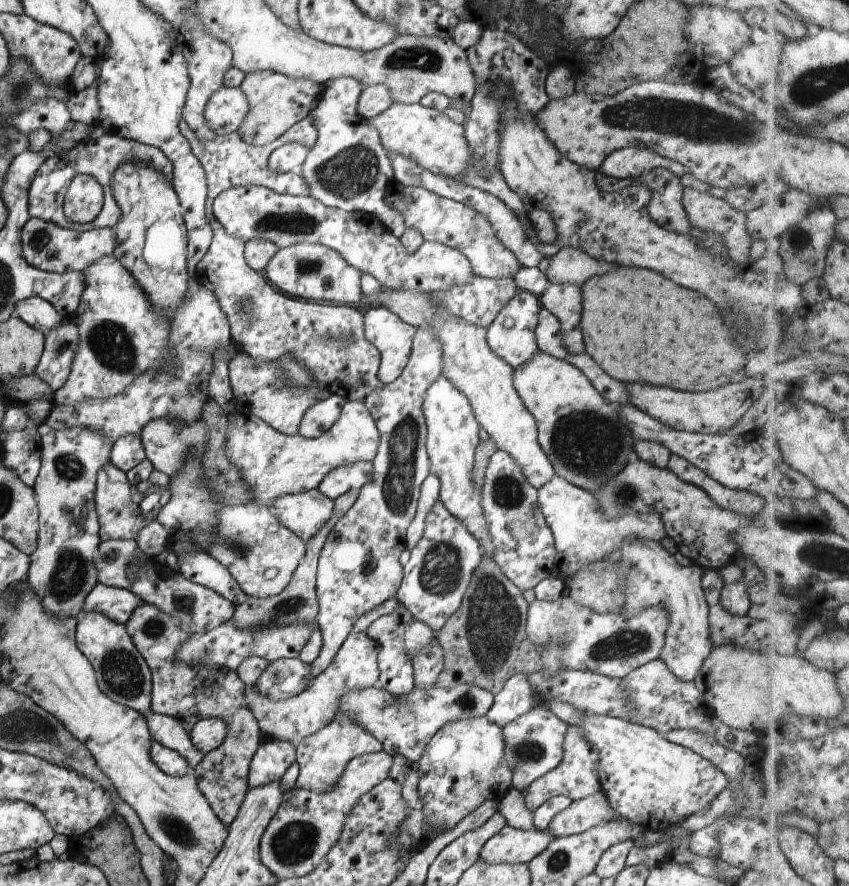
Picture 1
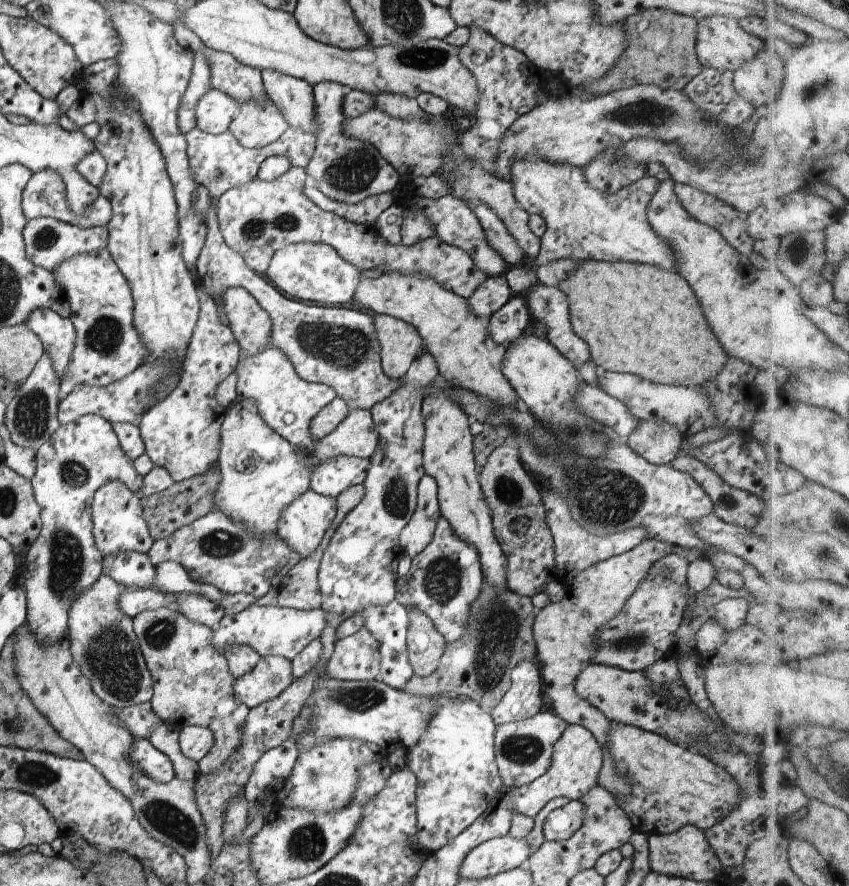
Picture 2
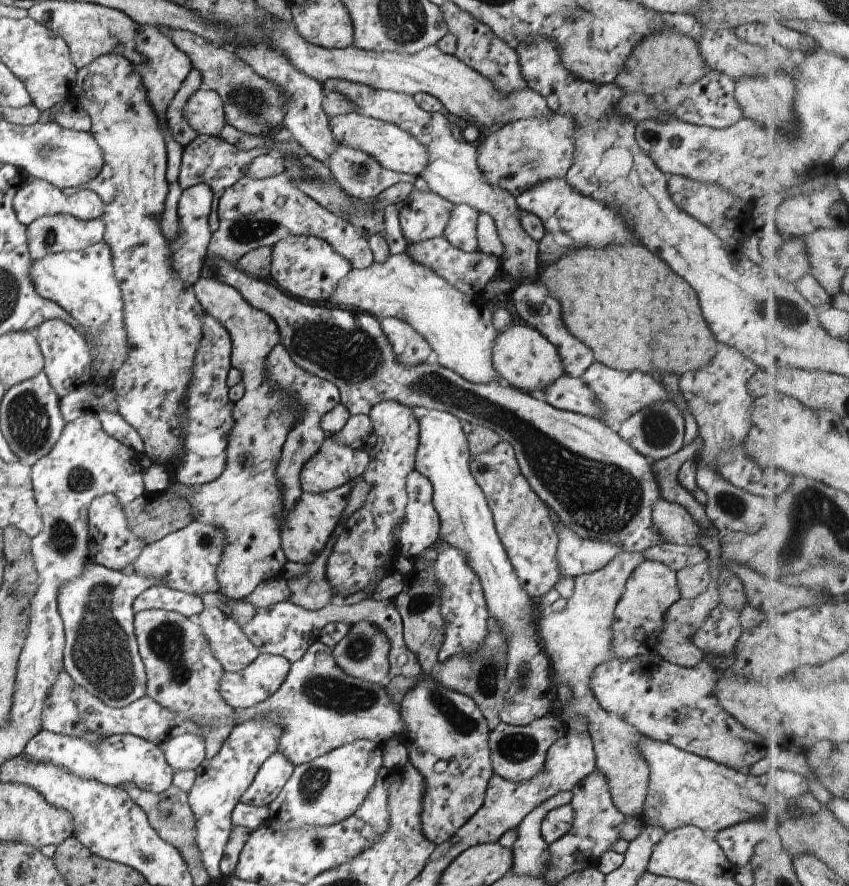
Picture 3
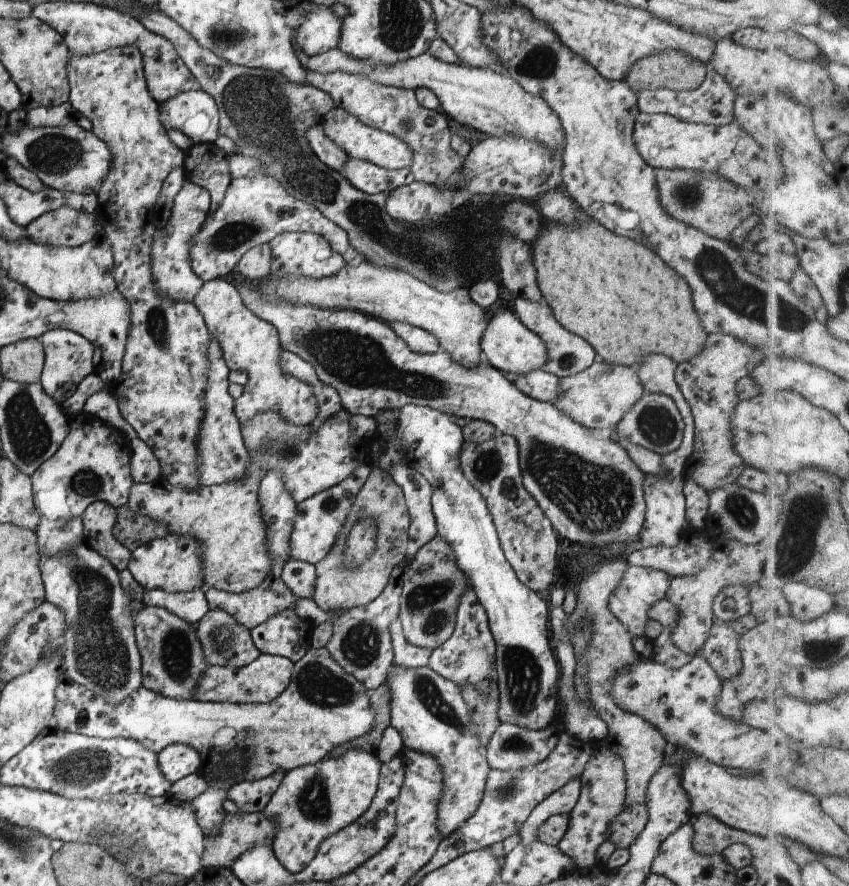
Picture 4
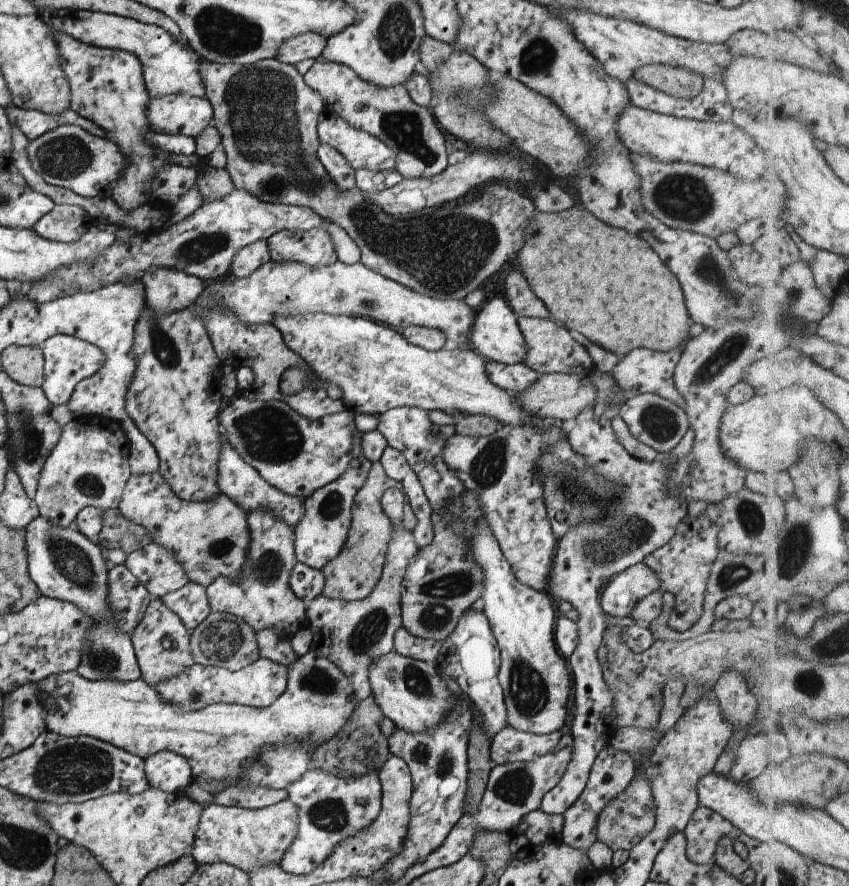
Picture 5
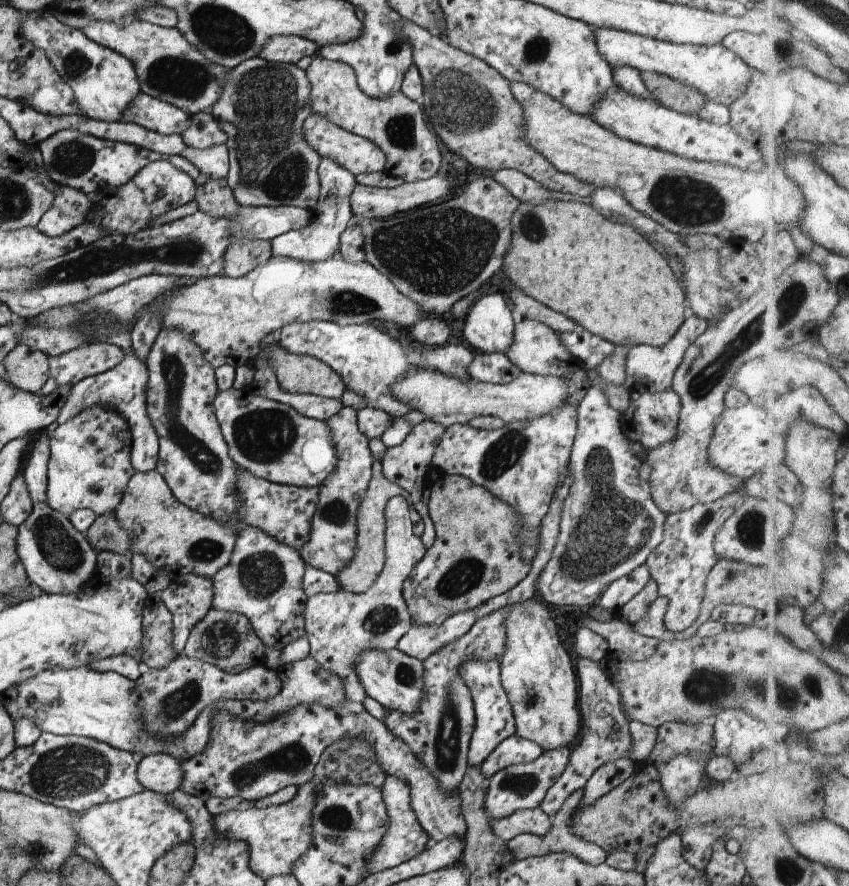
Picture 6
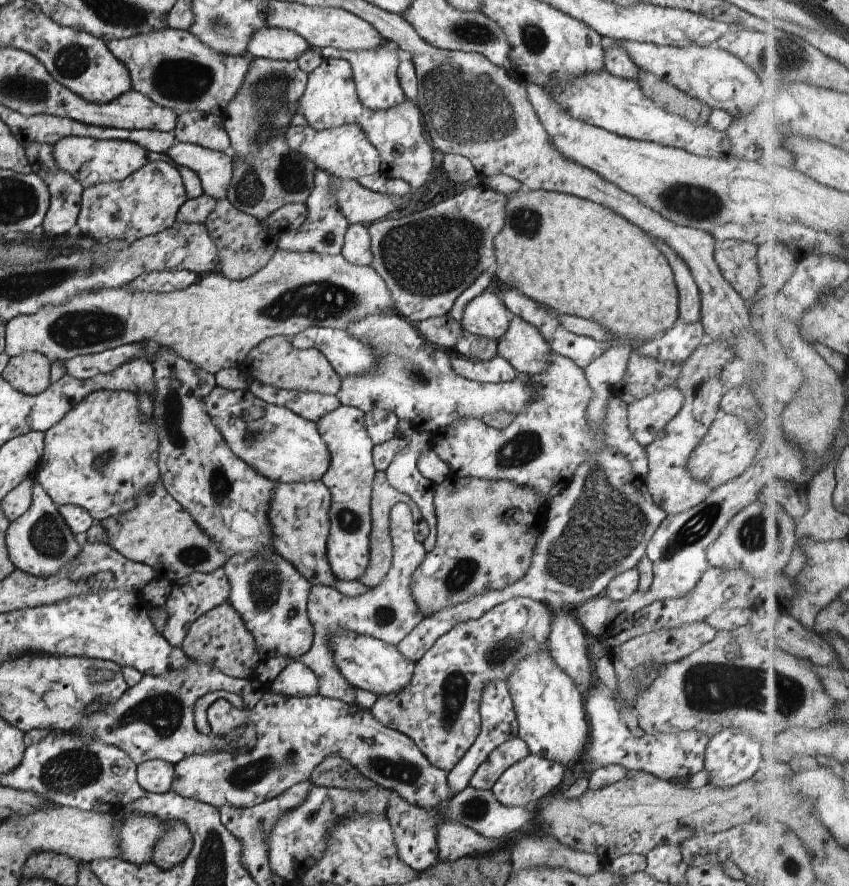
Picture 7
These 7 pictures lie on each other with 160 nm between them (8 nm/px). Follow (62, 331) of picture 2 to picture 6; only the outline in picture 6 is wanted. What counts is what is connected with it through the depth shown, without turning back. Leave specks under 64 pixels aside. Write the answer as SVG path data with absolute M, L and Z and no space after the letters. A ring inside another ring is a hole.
M91 342L87 345L71 349L66 353L48 357L48 375L59 385L73 386L76 382L87 377L94 377L116 367L123 359L123 349L109 343Z

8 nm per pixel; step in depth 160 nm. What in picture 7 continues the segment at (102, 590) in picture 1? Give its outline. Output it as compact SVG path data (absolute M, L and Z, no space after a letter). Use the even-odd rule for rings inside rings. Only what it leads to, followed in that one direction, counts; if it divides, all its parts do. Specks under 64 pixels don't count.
M223 567L216 568L210 573L191 573L183 579L172 581L170 593L163 606L166 612L166 623L162 628L161 636L174 647L181 647L182 640L191 623L197 616L215 608L218 604L227 601L230 584Z

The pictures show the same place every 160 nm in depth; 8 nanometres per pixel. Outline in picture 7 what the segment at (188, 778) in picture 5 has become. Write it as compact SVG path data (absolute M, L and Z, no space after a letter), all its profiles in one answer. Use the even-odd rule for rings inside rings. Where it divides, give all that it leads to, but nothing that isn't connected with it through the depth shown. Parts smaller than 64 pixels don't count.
M161 759L143 761L136 766L137 784L150 793L164 793L170 790L174 768Z

